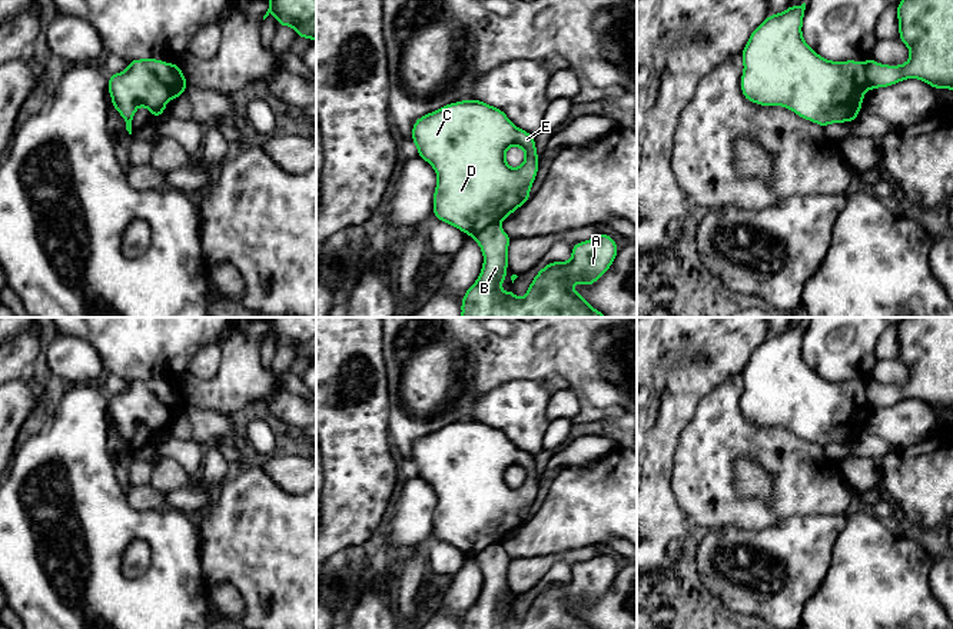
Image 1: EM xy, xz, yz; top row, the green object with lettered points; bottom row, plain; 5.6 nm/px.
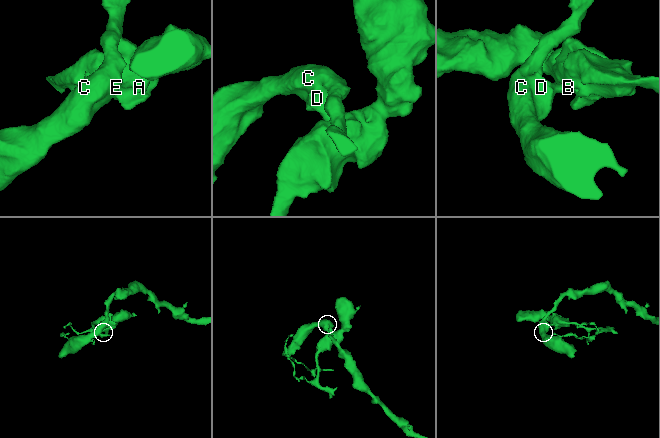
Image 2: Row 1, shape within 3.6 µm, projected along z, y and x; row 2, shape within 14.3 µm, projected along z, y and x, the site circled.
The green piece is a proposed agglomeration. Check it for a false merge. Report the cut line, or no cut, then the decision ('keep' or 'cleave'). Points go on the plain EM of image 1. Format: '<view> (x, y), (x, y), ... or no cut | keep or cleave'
xz (498, 546), (485, 542), (471, 555) | cleave

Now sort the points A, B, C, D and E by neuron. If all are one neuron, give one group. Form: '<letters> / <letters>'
A B / C D E

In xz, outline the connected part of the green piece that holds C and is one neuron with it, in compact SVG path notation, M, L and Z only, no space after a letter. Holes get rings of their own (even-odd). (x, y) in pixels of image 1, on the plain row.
M475 419L449 423L429 435L421 436L415 442L412 462L418 467L418 477L426 480L438 496L438 505L434 512L434 536L468 556L476 553L487 542L499 548L505 538L531 517L529 509L537 497L539 485L534 456L518 449L502 430L494 426ZM511 466L525 470L525 480L518 489L511 489L505 482L505 472Z

